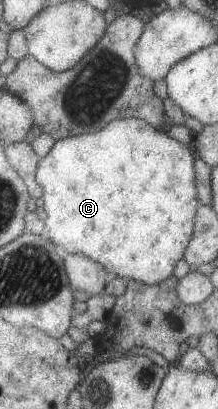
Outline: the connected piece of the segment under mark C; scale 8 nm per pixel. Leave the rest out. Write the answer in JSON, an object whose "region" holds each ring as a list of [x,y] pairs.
{"region":[[[139,118],[116,119],[97,133],[71,136],[59,140],[56,142],[53,151],[47,157],[44,157],[38,171],[39,181],[46,189],[44,199],[48,218],[45,221],[45,227],[51,229],[51,239],[61,247],[63,252],[87,254],[90,258],[100,261],[111,276],[121,276],[128,280],[133,278],[152,286],[169,280],[171,276],[175,275],[177,265],[183,259],[186,259],[187,250],[194,240],[196,225],[198,224],[198,211],[202,207],[202,198],[198,186],[198,159],[195,152],[189,147],[189,144],[182,143],[171,137],[168,131],[157,129],[157,127],[151,125],[151,122]]]}

